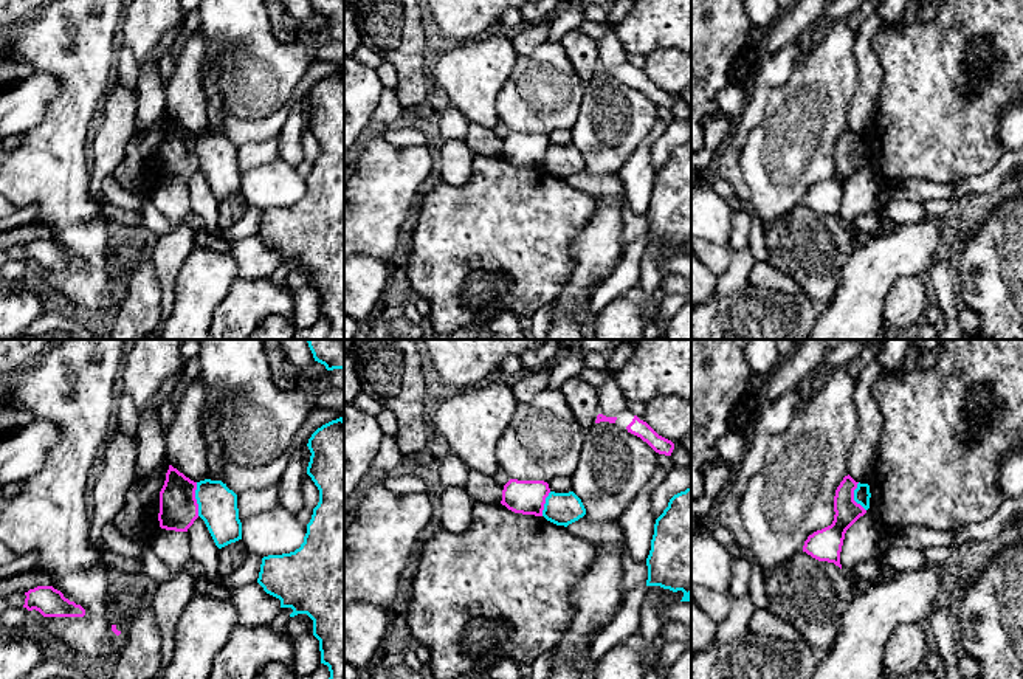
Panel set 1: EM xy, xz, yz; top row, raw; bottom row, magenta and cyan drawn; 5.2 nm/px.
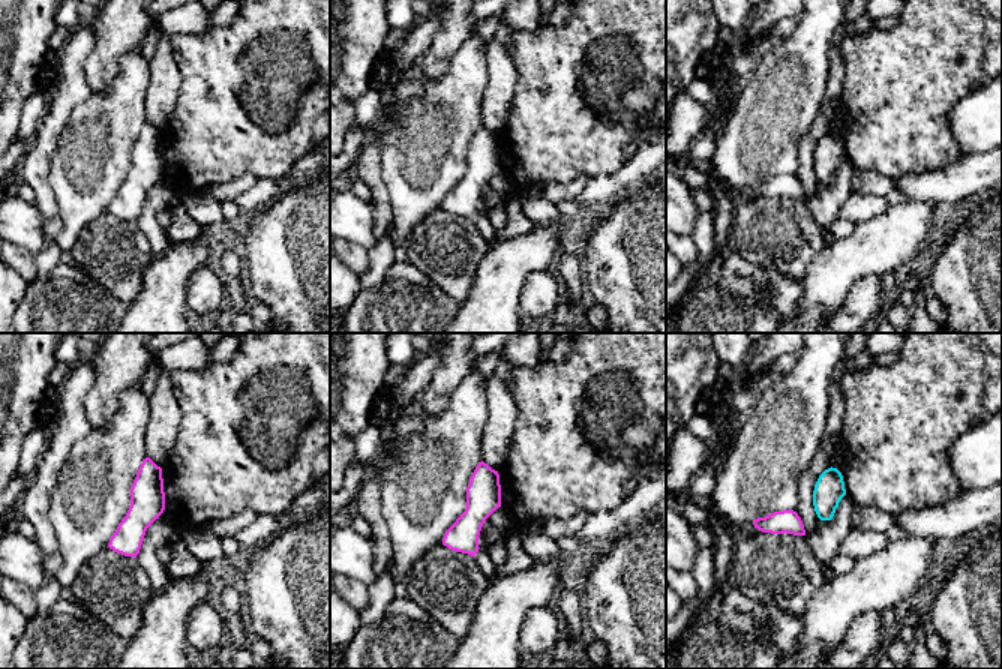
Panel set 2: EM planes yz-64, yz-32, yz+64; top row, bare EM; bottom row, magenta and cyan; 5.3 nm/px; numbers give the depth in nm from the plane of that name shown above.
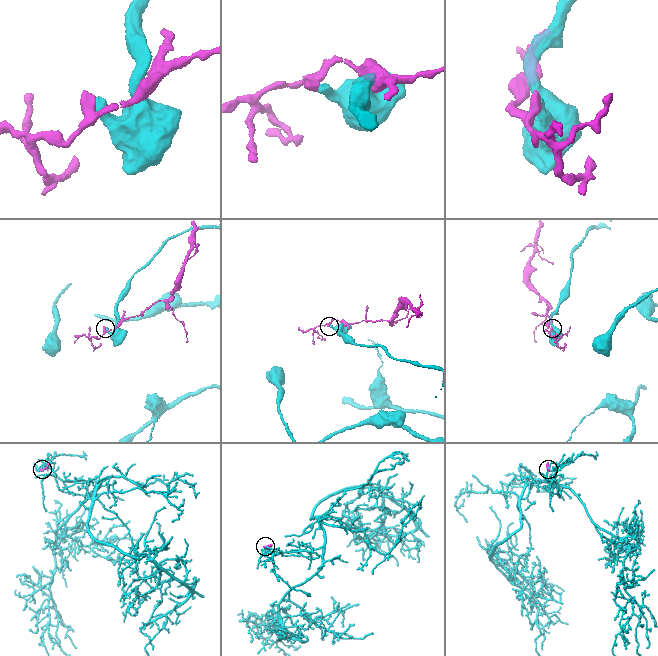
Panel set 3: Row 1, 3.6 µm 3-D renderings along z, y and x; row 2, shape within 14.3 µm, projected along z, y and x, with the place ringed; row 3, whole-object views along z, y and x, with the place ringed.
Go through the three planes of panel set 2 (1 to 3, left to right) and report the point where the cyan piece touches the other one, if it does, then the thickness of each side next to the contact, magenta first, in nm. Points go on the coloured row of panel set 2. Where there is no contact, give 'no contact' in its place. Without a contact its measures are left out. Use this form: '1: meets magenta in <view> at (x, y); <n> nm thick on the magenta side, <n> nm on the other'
1: no contact
2: no contact
3: no contact

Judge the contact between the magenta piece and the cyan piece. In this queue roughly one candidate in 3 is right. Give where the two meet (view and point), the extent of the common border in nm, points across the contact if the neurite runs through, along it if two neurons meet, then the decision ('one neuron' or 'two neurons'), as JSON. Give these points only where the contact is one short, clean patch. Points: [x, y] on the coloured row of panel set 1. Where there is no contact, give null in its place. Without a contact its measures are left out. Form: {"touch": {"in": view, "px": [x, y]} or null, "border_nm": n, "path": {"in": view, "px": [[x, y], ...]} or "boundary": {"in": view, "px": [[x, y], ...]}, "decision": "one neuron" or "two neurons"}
{"touch": {"in": "xy", "px": [196, 499]}, "border_nm": 180, "boundary": {"in": "xy", "px": [[196, 482], [199, 515]]}, "decision": "two neurons"}

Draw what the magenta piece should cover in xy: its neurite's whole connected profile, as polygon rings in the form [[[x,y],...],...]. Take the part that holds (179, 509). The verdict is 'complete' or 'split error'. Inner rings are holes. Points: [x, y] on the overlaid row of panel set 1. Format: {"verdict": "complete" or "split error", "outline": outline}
{"verdict": "complete", "outline": [[[169,465],[164,485],[160,491],[160,527],[175,532],[188,532],[198,518],[195,499],[197,482]]]}

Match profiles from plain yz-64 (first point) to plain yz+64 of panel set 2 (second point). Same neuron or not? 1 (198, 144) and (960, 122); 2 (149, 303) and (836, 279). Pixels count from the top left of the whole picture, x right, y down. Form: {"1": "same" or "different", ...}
{"1": "different", "2": "same"}

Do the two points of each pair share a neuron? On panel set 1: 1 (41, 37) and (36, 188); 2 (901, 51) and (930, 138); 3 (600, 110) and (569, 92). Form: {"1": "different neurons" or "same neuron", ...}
{"1": "same neuron", "2": "same neuron", "3": "different neurons"}

